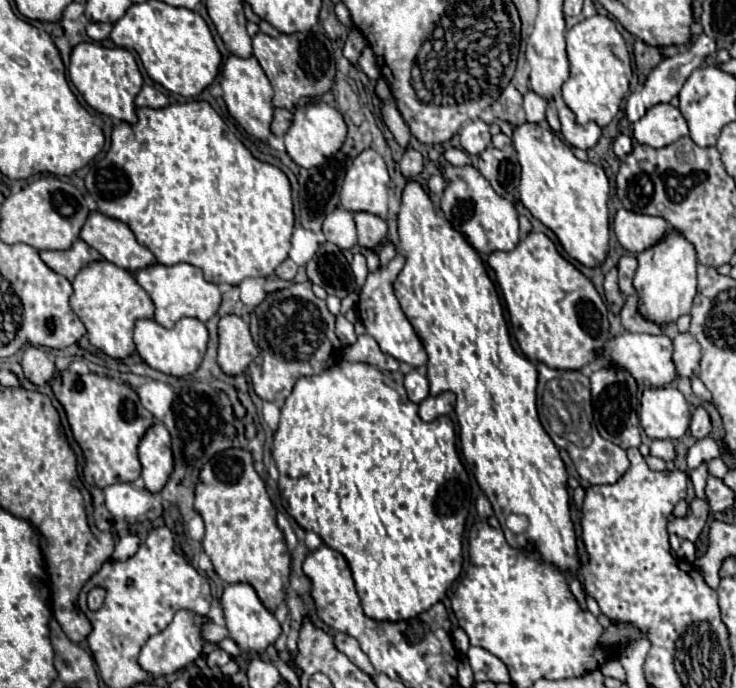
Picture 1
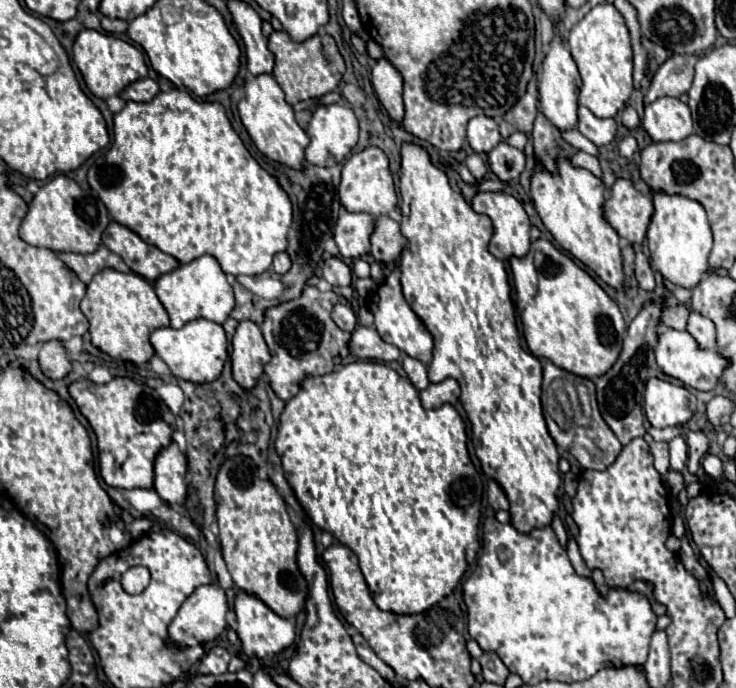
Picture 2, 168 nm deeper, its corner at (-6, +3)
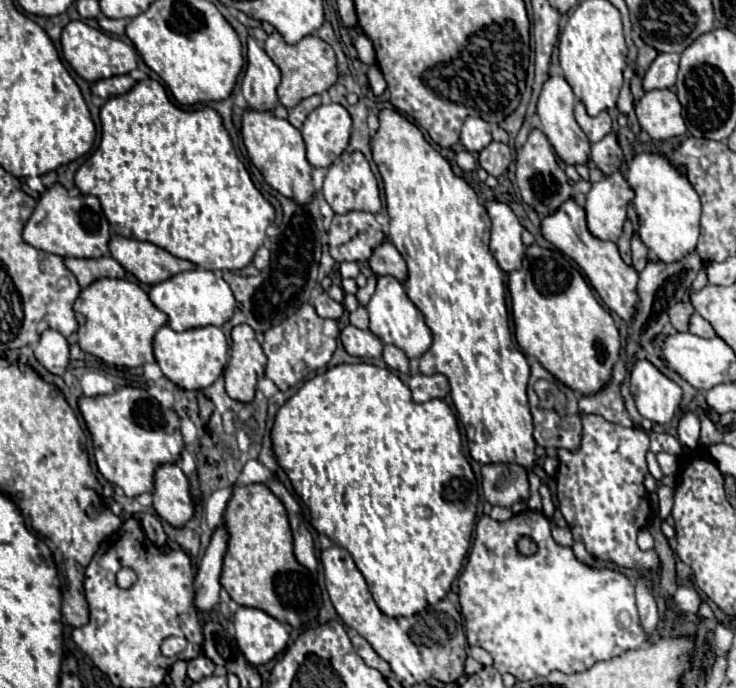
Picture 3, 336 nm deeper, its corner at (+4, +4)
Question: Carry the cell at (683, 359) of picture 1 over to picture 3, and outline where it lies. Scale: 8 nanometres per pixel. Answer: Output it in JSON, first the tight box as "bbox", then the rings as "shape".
{"bbox":[688,313,716,339],"shape":[[[694,313],[694,315],[690,317],[690,327],[688,327],[688,331],[690,331],[692,335],[704,337],[704,339],[712,339],[712,337],[716,335],[714,329],[712,329],[712,325],[710,325],[706,319],[702,319],[698,313]]]}

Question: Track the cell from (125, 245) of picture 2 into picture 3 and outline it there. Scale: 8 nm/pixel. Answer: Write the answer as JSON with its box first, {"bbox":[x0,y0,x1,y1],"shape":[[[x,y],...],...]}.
{"bbox":[108,235,196,285],"shape":[[[120,235],[110,237],[108,249],[110,249],[110,255],[128,273],[132,273],[140,283],[148,283],[148,285],[166,281],[168,277],[172,277],[176,273],[196,267],[194,263],[178,259],[152,243],[126,239]]]}

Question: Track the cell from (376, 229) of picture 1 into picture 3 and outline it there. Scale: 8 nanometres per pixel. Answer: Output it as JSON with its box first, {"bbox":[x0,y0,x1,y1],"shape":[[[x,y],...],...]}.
{"bbox":[368,237,406,281],"shape":[[[388,237],[372,251],[368,263],[376,275],[392,275],[398,281],[406,279],[406,261]]]}

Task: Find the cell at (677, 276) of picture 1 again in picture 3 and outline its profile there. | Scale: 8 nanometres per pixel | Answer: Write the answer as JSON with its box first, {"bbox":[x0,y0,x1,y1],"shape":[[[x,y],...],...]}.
{"bbox":[626,153,700,263],"shape":[[[640,153],[632,159],[626,181],[636,193],[634,207],[640,225],[638,235],[654,259],[662,263],[676,263],[678,259],[686,259],[686,255],[694,253],[700,227],[700,199],[682,175],[682,169],[674,169],[662,155]]]}

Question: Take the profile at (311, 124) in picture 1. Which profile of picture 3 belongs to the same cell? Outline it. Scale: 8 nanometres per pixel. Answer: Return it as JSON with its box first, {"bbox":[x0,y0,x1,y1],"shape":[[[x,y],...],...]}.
{"bbox":[302,105,352,165],"shape":[[[338,105],[316,107],[302,125],[302,137],[306,143],[306,159],[310,165],[332,165],[348,145],[352,119],[348,111]]]}

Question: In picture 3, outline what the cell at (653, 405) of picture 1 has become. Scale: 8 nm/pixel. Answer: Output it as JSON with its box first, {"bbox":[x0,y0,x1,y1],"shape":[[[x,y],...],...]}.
{"bbox":[630,361,682,425],"shape":[[[650,361],[634,363],[630,373],[630,393],[640,415],[660,425],[672,421],[682,401],[682,389]]]}

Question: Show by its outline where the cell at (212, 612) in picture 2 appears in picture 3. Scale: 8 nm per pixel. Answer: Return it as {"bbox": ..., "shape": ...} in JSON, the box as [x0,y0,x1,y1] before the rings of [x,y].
{"bbox":[194,527,226,613],"shape":[[[218,527],[218,531],[212,535],[212,541],[206,549],[206,555],[202,557],[198,575],[194,579],[194,607],[202,613],[210,613],[214,605],[218,605],[220,597],[220,569],[222,569],[222,557],[226,551],[226,531],[224,527]]]}

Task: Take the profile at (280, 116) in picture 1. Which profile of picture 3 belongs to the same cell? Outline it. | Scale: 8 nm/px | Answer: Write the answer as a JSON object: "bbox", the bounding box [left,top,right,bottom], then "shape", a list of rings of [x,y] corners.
{"bbox":[288,105,306,129],"shape":[[[296,105],[296,107],[292,107],[292,109],[288,111],[288,121],[290,121],[296,129],[302,127],[304,119],[306,119],[306,111],[302,109],[302,105]]]}

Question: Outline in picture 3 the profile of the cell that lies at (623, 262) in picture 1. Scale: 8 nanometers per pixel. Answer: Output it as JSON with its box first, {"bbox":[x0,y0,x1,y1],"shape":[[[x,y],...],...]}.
{"bbox":[632,237,648,273],"shape":[[[638,237],[632,239],[632,267],[640,273],[646,267],[646,255],[648,249],[642,245],[642,241]]]}

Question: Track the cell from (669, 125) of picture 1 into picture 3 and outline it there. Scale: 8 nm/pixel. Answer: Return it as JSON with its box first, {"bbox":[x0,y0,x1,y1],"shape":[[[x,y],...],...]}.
{"bbox":[636,89,686,139],"shape":[[[654,89],[644,93],[644,97],[638,101],[636,117],[640,127],[652,139],[670,139],[686,133],[682,105],[668,89]]]}

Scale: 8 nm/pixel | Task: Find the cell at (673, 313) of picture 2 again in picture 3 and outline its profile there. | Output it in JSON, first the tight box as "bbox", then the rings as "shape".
{"bbox":[670,301,694,331],"shape":[[[690,301],[684,303],[676,303],[674,307],[670,307],[670,323],[676,331],[688,331],[688,319],[694,313],[694,307],[690,305]]]}

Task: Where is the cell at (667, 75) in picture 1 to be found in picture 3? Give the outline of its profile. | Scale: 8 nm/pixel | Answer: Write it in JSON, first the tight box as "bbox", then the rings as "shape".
{"bbox":[642,53,680,91],"shape":[[[658,53],[658,57],[644,75],[642,81],[644,91],[672,89],[678,75],[678,59],[680,59],[678,53]]]}

